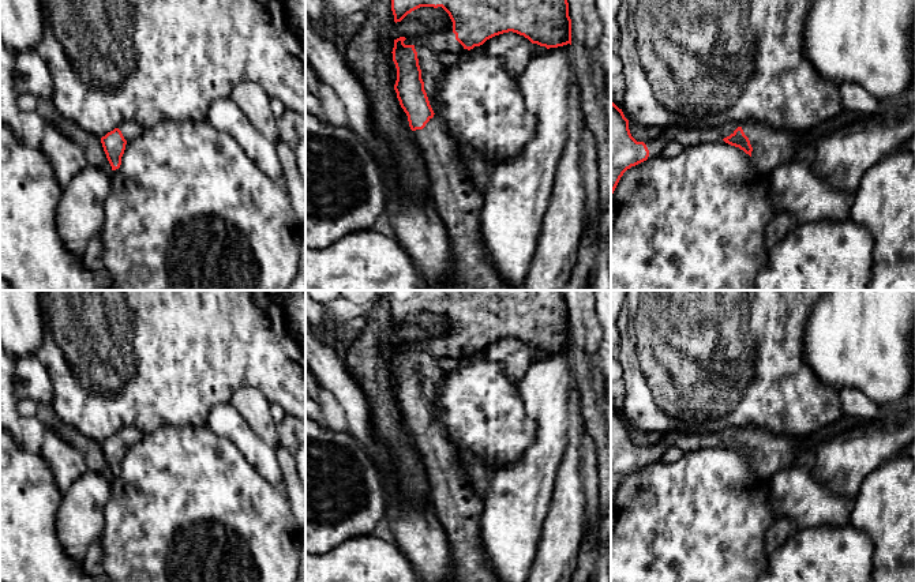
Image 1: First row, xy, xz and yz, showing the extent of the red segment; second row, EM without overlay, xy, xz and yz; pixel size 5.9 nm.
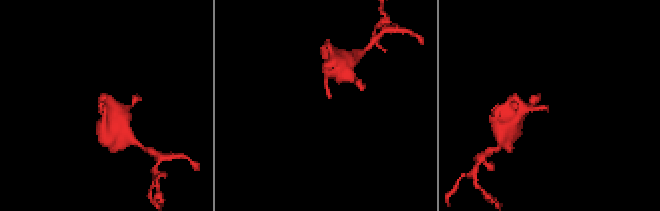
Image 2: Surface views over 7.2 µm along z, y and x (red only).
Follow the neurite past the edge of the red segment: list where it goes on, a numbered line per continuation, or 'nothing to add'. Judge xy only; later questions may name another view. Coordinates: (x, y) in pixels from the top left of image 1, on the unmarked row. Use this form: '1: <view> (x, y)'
1: xy (128, 435)

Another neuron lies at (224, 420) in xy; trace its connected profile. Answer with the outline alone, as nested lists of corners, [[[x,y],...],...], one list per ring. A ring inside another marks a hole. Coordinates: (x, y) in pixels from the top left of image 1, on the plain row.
[[[230,403],[213,408],[206,427],[217,436],[230,440],[266,481],[282,484],[275,448],[267,446]]]

